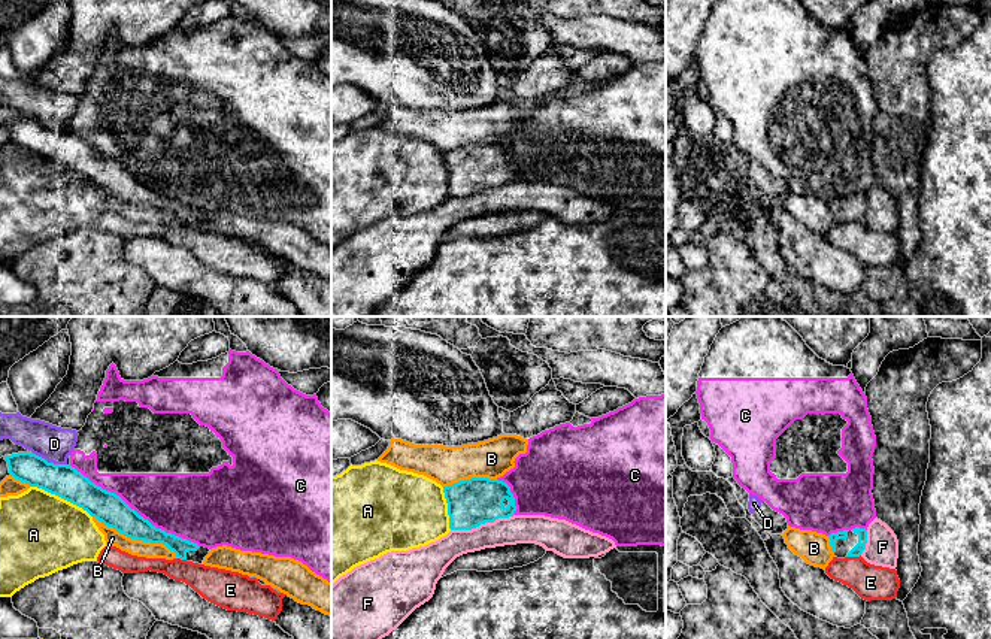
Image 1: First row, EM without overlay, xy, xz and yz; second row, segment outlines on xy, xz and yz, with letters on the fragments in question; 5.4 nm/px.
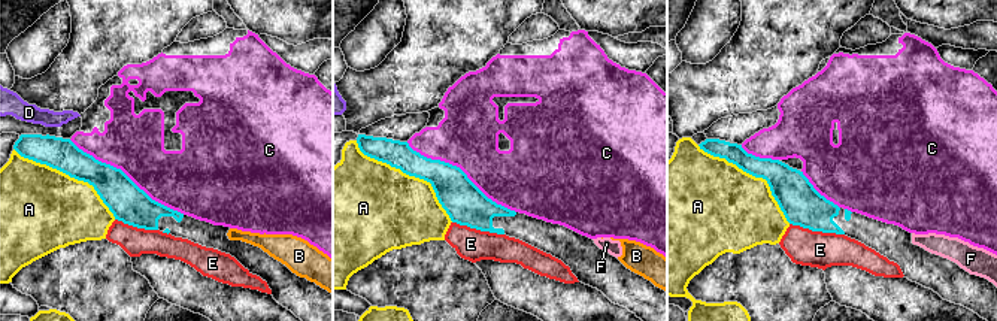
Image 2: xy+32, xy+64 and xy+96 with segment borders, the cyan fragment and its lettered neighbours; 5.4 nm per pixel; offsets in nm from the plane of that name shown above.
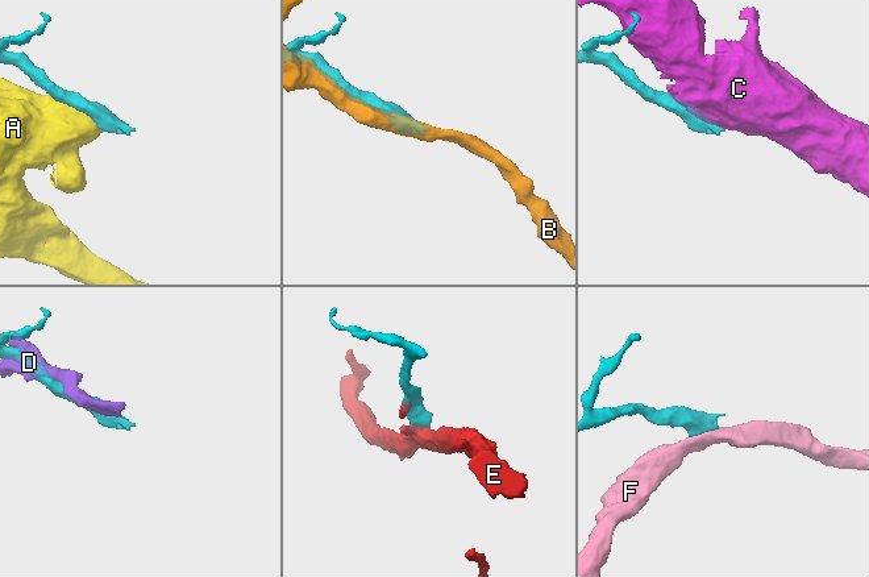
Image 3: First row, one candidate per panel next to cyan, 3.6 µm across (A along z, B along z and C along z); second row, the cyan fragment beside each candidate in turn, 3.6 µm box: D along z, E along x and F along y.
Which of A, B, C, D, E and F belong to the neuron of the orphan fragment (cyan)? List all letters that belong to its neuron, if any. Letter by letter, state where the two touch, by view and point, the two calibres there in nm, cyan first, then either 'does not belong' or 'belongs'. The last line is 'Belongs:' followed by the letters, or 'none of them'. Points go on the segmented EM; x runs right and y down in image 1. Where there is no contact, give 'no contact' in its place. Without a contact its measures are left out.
A: meets cyan in xy at (61, 497); 180 nm thick on the cyan side, 440 nm on the other; does not belong
B: meets cyan in xy at (136, 539); 170 nm thick on the cyan side, 90 nm on the other; does not belong
C: meets cyan in xy at (133, 509); 170 nm thick on the cyan side, 320 nm on the other; does not belong
D: meets cyan in xy at (49, 463); 180 nm thick on the cyan side, 190 nm on the other; does not belong
E: meets cyan in yz at (854, 556); 60 nm thick on the cyan side, 190 nm on the other; does not belong
F: meets cyan in xz at (482, 523); 260 nm thick on the cyan side, 160 nm on the other; does not belong
Belongs: none of them

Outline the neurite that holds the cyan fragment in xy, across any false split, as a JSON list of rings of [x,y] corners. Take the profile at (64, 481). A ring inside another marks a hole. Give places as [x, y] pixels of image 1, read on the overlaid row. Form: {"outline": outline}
{"outline": [[[31,452],[4,455],[9,473],[30,487],[42,488],[87,511],[104,526],[136,540],[163,543],[178,558],[203,564],[209,548],[166,533],[131,509],[119,496],[106,491],[67,464],[48,463]]]}

